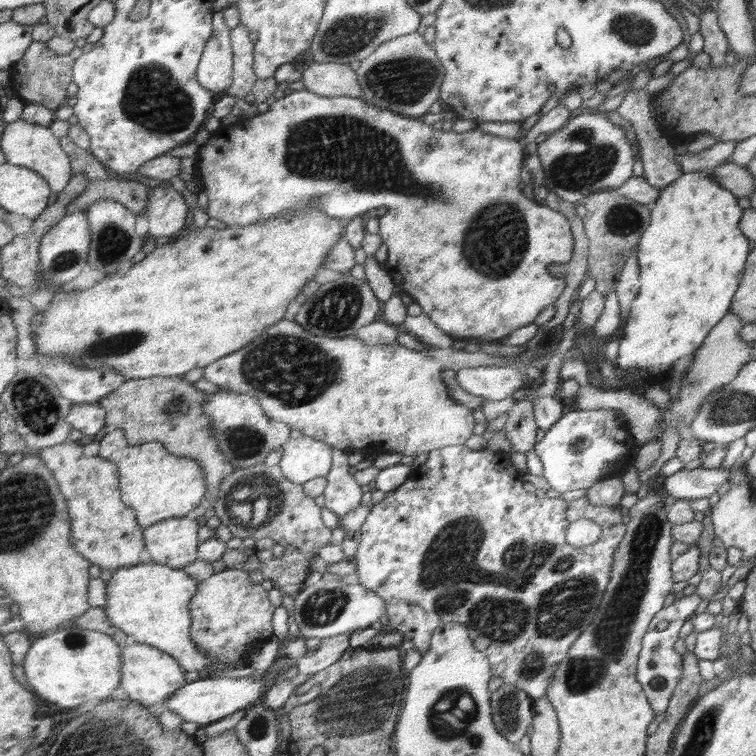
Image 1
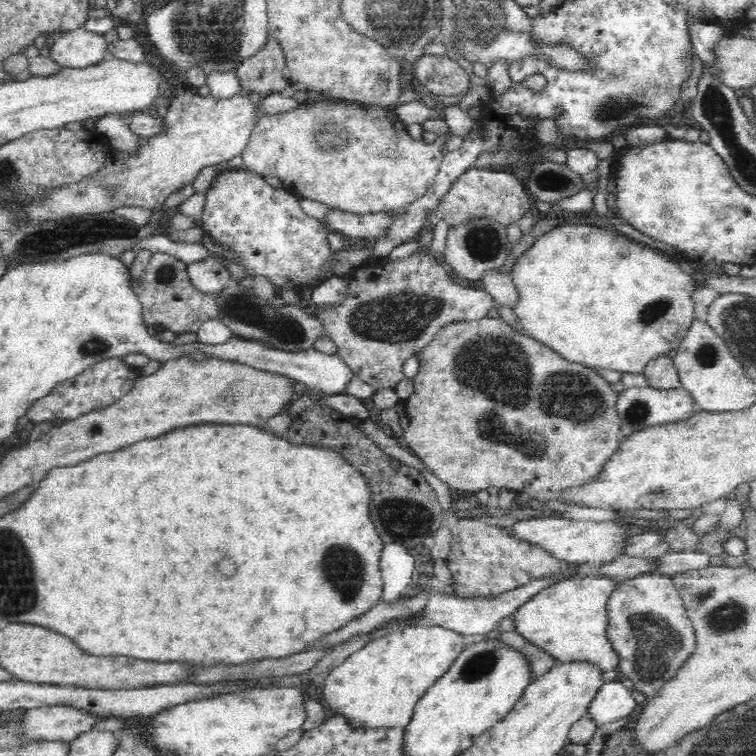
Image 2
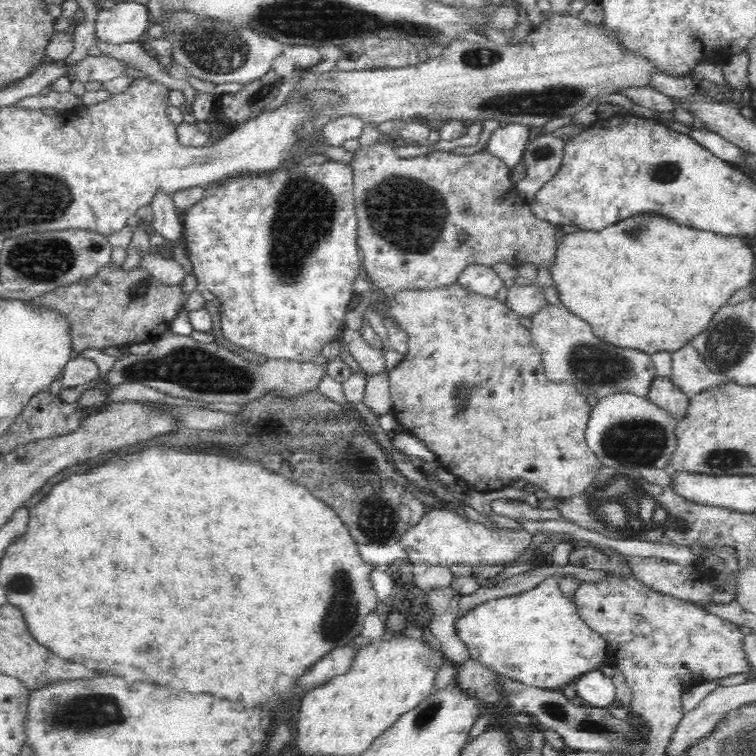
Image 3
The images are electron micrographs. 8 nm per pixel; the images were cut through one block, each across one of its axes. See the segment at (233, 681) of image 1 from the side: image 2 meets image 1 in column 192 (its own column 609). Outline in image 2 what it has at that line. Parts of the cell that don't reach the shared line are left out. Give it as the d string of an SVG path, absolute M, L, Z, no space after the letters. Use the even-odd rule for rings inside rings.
M620 678L615 681L606 682L602 688L594 695L593 701L590 702L587 714L598 725L614 722L631 714L631 712L638 707L638 704L632 697L630 691L624 684L620 683Z

